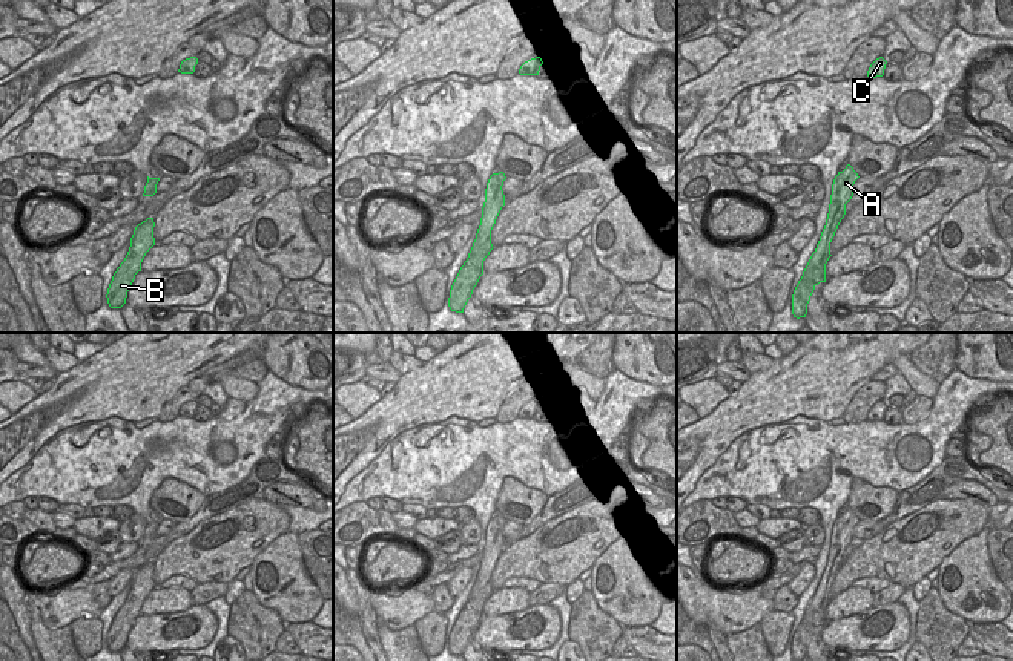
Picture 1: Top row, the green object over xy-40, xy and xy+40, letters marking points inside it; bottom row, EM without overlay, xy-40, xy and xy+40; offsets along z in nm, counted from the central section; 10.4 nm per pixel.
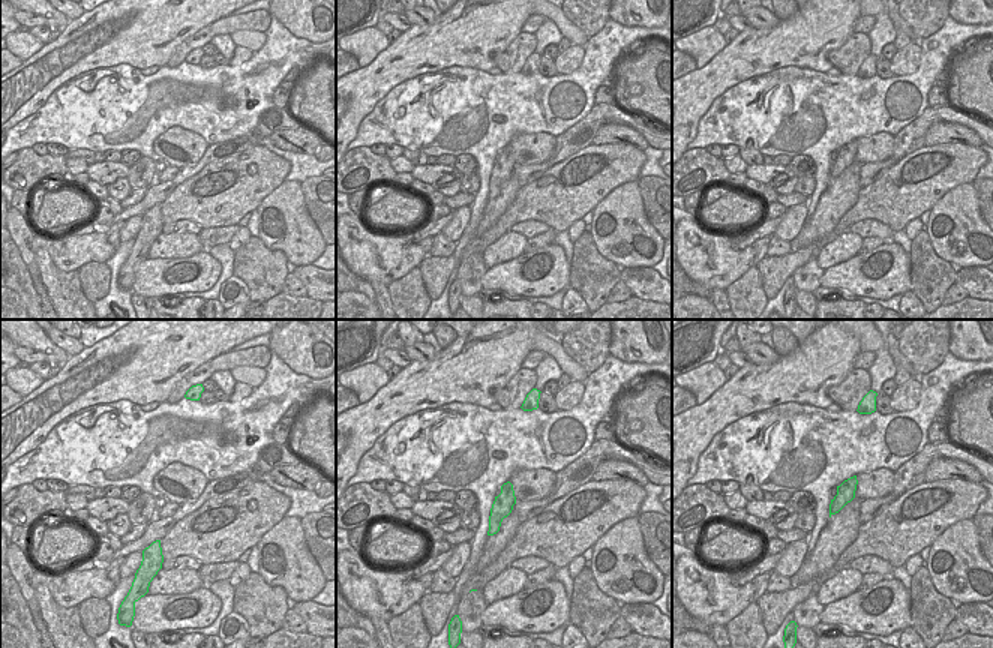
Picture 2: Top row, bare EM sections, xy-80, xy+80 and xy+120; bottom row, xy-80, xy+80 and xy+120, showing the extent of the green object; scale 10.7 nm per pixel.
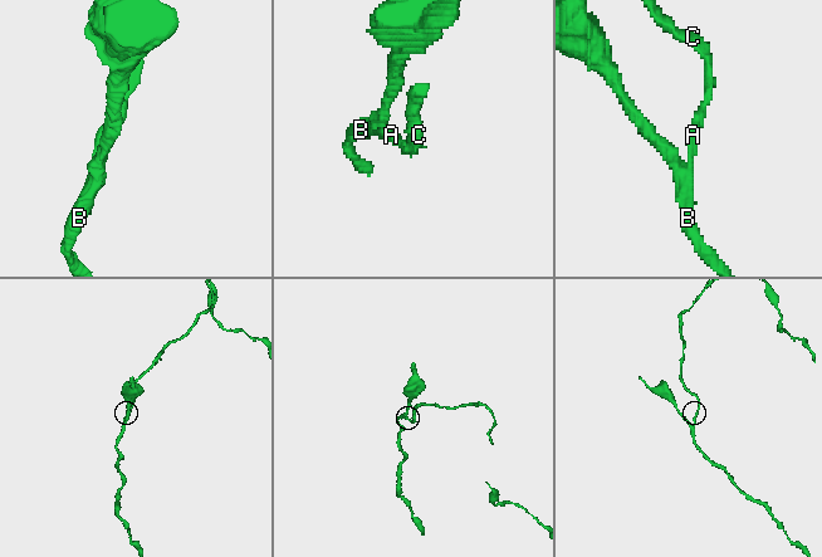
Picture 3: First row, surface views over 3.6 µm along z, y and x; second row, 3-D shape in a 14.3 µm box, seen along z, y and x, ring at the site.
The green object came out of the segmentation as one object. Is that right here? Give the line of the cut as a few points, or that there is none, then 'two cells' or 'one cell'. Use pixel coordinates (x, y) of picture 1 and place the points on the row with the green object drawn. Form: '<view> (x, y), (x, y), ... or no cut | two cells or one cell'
xy (490, 236), (478, 249), (471, 249) | two cells

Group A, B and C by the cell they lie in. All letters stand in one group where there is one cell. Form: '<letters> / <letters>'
A C / B

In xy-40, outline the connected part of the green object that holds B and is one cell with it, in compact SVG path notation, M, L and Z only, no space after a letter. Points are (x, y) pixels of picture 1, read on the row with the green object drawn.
M147 218L135 227L129 252L114 273L107 288L106 298L111 308L121 308L126 304L127 291L135 275L141 271L141 262L146 253L155 245L153 227L153 218Z

